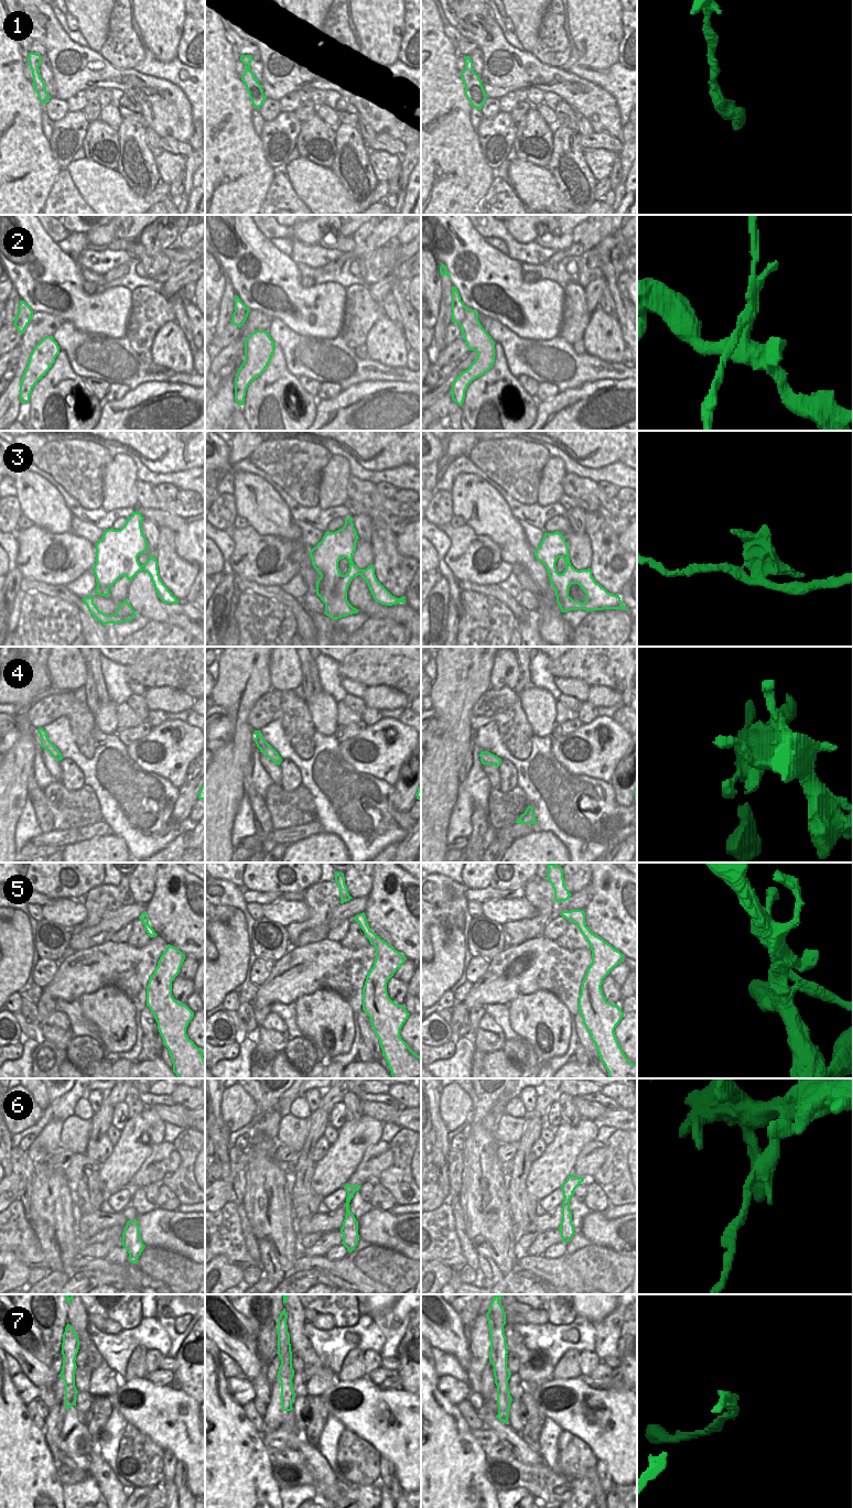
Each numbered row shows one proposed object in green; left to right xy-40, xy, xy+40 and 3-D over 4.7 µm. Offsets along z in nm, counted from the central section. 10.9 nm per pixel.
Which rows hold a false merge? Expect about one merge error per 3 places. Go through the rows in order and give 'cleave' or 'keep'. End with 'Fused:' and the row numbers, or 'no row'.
1: keep
2: cleave
3: cleave
4: keep
5: keep
6: cleave
7: cleave
Fused: 2, 3, 6, 7

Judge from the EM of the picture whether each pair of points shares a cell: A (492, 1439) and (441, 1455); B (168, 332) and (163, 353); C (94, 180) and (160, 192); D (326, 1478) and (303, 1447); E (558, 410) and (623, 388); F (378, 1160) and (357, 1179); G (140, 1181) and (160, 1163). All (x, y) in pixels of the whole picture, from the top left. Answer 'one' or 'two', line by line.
A: two
B: one
C: one
D: one
E: one
F: one
G: one

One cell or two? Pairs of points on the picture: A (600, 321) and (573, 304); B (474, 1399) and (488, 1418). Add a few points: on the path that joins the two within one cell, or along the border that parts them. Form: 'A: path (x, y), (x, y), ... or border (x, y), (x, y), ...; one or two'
A: border (592, 314), (581, 338); two
B: border (484, 1403), (476, 1411); two

